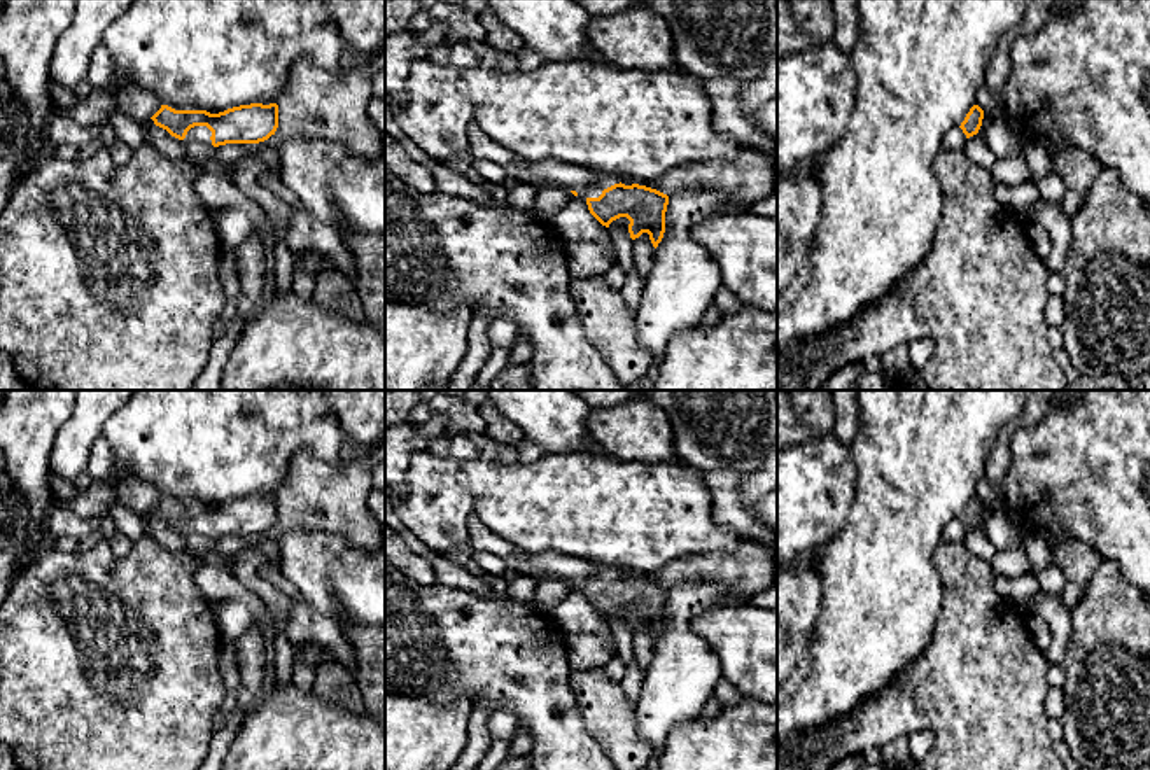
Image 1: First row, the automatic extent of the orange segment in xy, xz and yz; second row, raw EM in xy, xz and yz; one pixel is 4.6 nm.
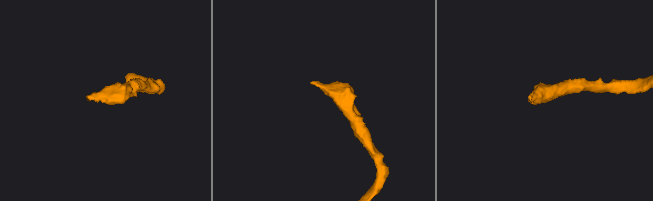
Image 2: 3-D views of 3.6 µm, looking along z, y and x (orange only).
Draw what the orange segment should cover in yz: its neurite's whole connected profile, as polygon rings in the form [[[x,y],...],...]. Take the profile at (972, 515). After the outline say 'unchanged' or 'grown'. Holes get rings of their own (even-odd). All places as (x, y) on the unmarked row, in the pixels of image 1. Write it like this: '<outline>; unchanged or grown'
[[[973,497],[959,518],[950,520],[942,530],[942,542],[959,542],[966,532],[978,525],[984,502]]]; grown

